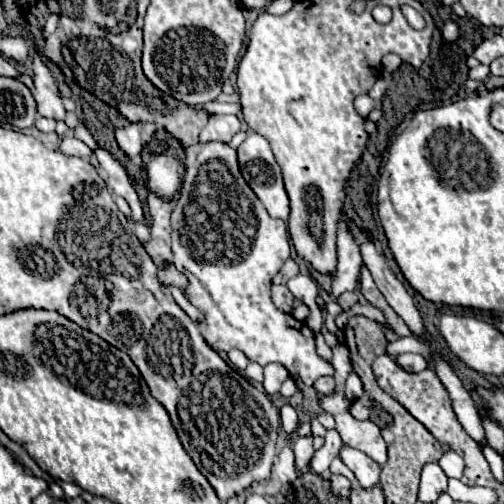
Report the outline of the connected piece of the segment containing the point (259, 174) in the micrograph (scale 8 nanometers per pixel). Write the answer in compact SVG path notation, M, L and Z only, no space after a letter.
M248 130L246 132L246 140L236 148L236 154L238 154L238 164L240 164L240 172L242 172L244 180L254 190L254 194L260 198L260 202L266 206L268 214L272 218L280 218L280 220L286 222L290 213L290 200L288 200L288 194L284 190L280 166L274 160L274 154L270 150L268 140L264 136L256 134L254 130Z

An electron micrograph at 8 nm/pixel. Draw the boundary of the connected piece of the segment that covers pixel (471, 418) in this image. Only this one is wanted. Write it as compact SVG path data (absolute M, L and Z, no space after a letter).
M434 354L434 364L436 364L436 374L438 378L444 382L450 398L452 398L452 408L460 420L460 424L464 426L464 430L478 442L484 442L484 428L480 424L480 414L470 398L470 394L464 390L462 382L458 380L458 376L454 376L452 368L448 364L444 364L444 360L440 360Z

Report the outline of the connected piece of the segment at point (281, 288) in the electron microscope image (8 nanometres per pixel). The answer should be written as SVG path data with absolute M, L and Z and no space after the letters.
M274 284L272 286L272 302L282 310L282 312L292 312L292 302L294 302L294 296L292 292L284 286L284 284Z

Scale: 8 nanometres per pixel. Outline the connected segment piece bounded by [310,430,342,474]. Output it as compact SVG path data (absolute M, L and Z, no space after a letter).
M328 430L328 432L326 432L326 442L324 442L324 446L322 446L320 450L316 450L314 456L312 456L312 462L310 462L312 470L314 470L316 474L322 474L324 470L328 470L330 462L338 456L340 446L342 446L340 434L338 434L336 430Z

